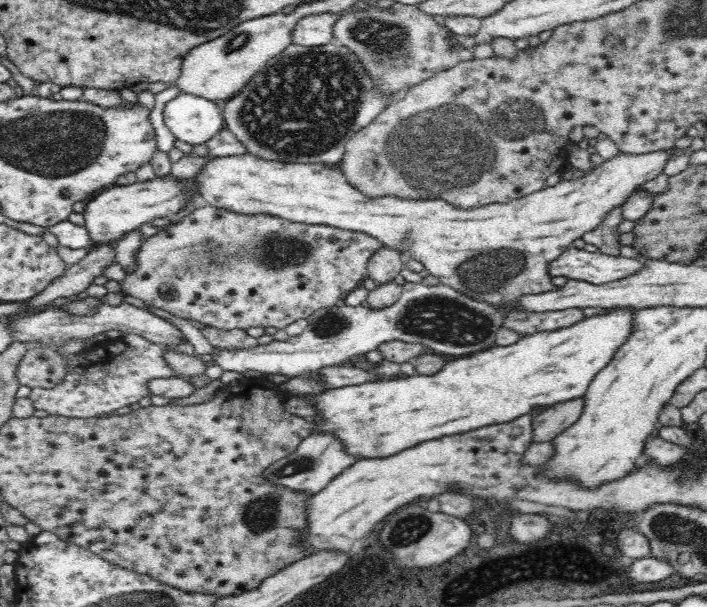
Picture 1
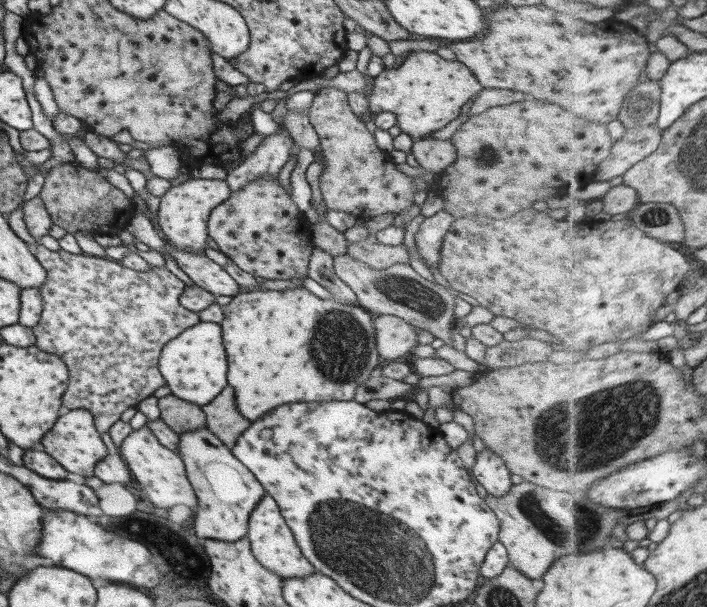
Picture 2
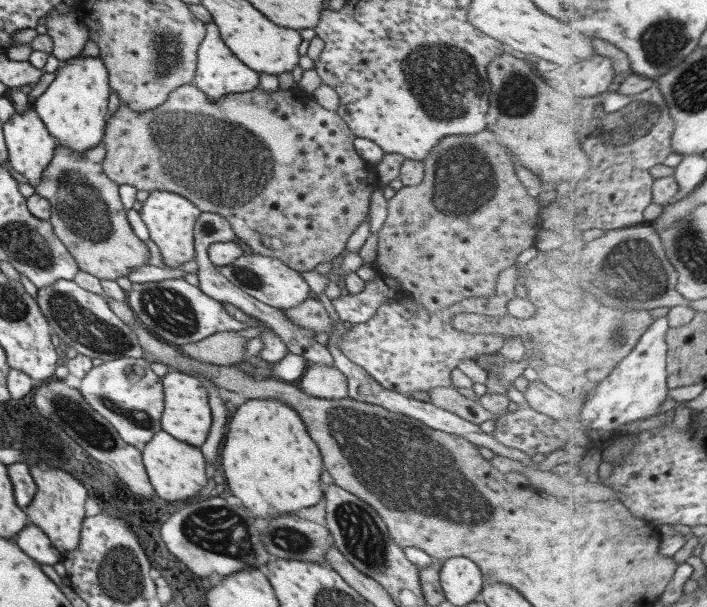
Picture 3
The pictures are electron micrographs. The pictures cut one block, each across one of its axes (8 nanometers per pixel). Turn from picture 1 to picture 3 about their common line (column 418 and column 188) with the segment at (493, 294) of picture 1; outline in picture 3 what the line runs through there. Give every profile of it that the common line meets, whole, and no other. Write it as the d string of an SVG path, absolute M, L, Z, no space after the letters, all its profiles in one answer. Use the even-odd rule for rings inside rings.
M155 190L148 193L138 213L148 230L149 246L152 250L159 250L161 260L169 269L194 258L192 230L201 213L192 202L172 192Z

